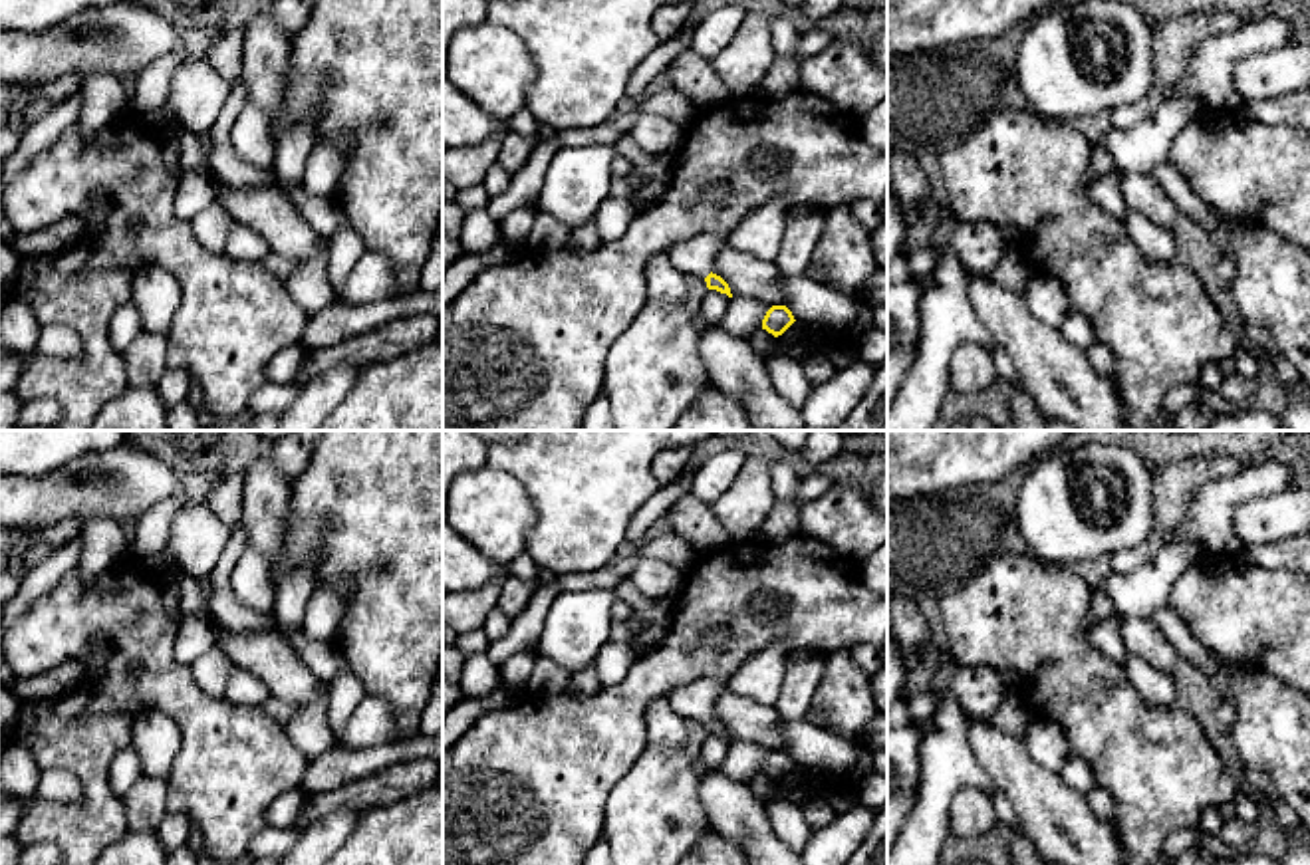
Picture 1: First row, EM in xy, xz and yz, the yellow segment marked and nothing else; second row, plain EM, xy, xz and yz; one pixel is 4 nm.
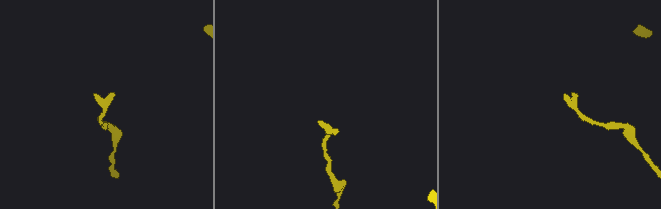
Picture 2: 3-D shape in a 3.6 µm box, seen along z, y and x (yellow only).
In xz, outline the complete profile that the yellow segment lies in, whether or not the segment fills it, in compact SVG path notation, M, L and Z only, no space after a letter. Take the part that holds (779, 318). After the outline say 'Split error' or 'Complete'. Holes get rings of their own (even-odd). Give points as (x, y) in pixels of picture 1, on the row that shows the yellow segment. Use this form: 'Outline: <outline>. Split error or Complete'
Outline: M772 306L764 319L762 319L762 329L772 333L774 337L782 335L792 323L794 315L786 306Z. Complete

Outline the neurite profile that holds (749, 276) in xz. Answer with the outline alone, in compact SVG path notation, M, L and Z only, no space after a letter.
M724 246L711 272L728 284L732 296L754 298L768 306L786 306L780 286L782 272L774 262Z

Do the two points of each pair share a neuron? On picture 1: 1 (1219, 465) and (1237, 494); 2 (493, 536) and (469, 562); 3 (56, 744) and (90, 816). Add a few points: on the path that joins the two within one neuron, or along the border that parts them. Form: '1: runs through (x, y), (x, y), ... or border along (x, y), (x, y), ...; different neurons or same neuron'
1: border along (1267, 463), (1207, 481), (1187, 504); different neurons
2: border along (463, 536), (481, 552), (507, 566); different neurons
3: runs through (74, 760), (92, 778), (92, 798); same neuron

